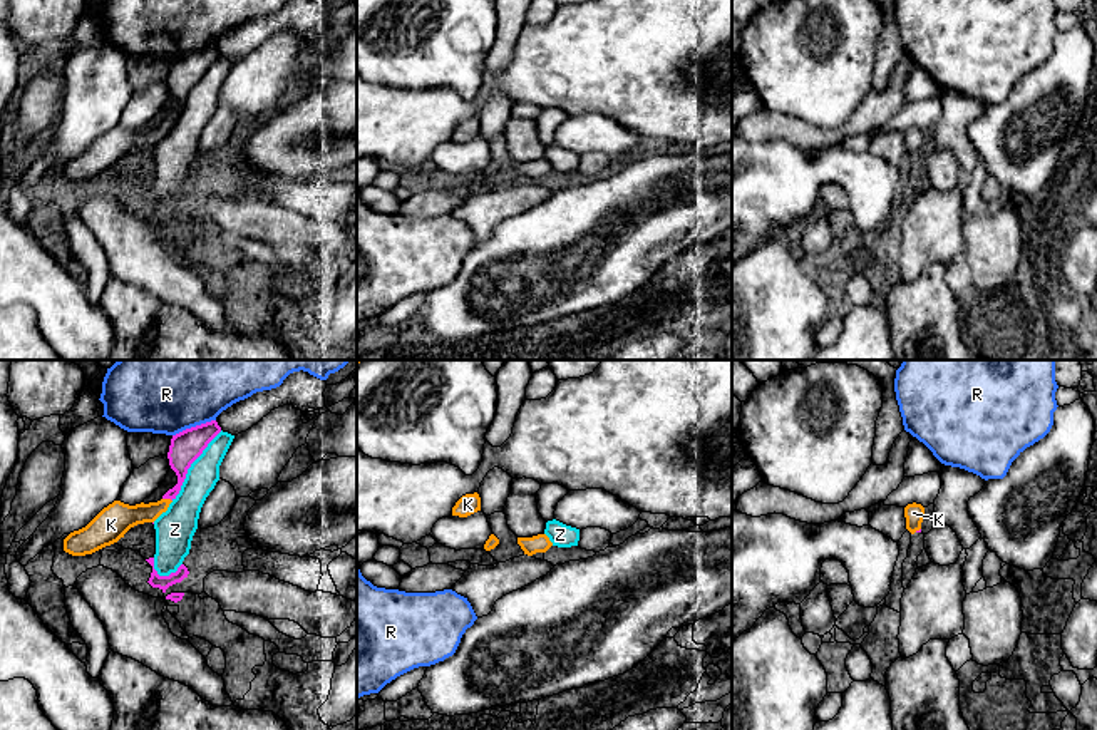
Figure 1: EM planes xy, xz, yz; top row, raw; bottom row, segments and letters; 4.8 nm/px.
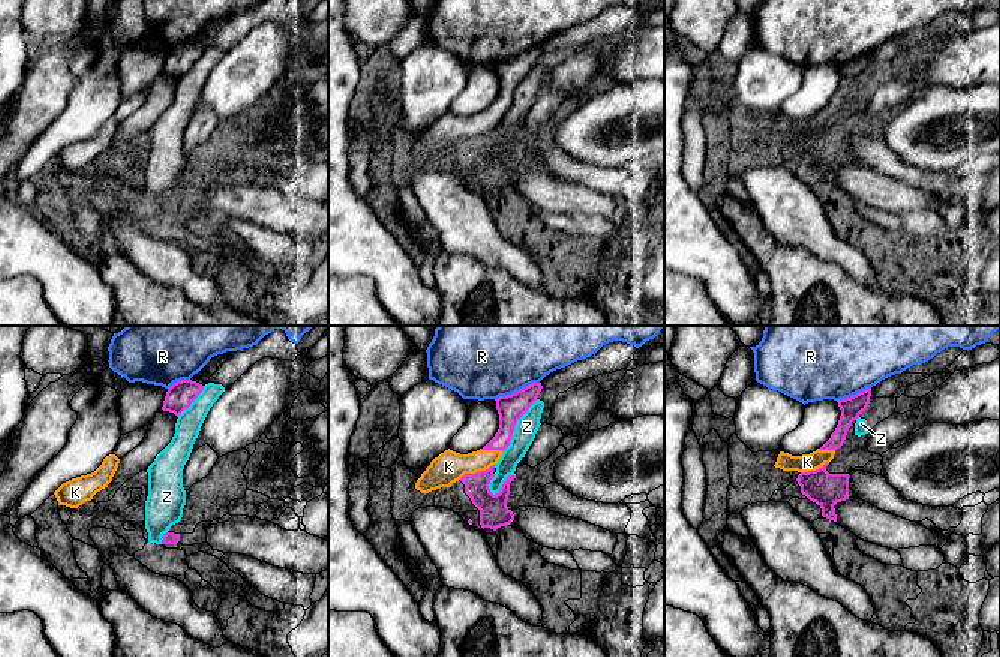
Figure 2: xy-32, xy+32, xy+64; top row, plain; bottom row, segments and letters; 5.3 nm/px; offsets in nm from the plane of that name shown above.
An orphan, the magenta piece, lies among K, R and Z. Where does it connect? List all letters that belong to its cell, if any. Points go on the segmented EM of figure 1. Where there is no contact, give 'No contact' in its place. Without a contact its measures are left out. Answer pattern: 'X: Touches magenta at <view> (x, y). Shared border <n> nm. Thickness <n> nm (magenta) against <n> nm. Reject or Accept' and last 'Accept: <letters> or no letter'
K: Touches magenta at xy (168, 498). Shared border 50 nm. Thickness 150 nm (magenta) against 140 nm. Accept
R: Touches magenta at xy (193, 427). Shared border 220 nm. Thickness 150 nm (magenta) against 500 nm. Reject
Z: Touches magenta at xy (190, 466). Shared border 420 nm. Thickness 150 nm (magenta) against 160 nm. Reject
Accept: K

